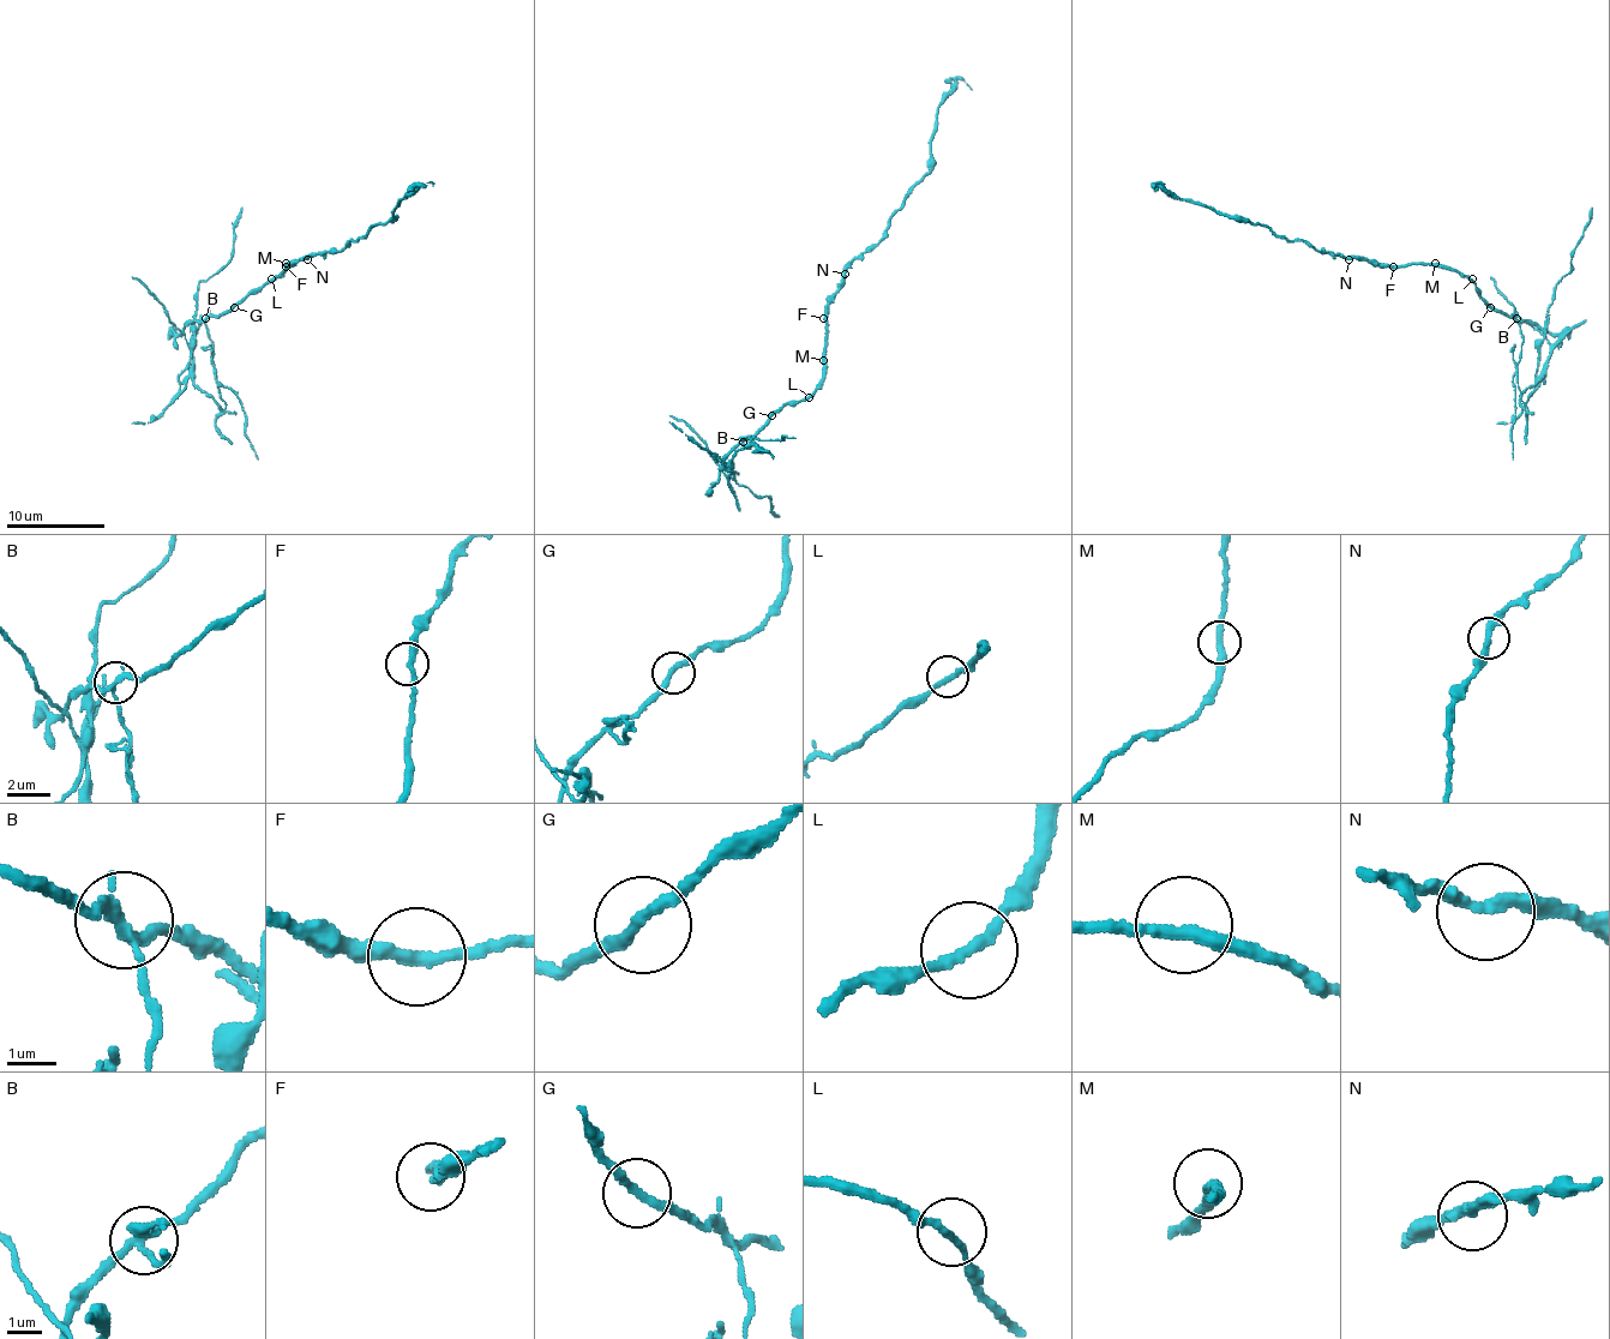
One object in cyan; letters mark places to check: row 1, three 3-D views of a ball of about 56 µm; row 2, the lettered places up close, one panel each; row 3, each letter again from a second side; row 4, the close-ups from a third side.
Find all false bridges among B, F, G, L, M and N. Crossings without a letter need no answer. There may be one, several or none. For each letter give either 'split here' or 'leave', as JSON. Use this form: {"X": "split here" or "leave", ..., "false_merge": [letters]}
{"B": "split here", "F": "leave", "G": "leave", "L": "leave", "M": "leave", "N": "split here", "false_merge": ["B", "N"]}

